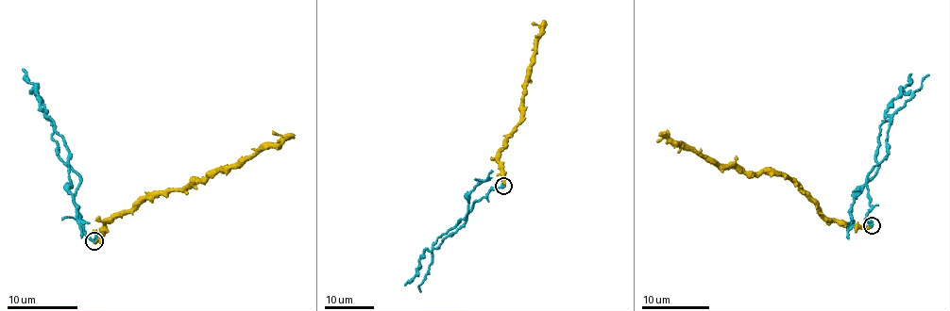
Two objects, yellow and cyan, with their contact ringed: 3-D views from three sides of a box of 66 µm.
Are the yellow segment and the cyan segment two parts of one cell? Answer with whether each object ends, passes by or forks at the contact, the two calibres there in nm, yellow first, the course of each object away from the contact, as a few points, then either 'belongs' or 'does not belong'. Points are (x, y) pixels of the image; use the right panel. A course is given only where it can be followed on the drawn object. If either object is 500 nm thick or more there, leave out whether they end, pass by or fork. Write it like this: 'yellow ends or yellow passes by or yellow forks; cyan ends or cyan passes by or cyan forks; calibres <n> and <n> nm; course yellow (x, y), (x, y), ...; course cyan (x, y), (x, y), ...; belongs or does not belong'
yellow ends; cyan passes by; calibres 420 and 200 nm; course yellow (871, 225), (821, 217), (814, 201), (784, 177), (719, 164), (666, 138), (656, 142); course cyan (871, 224), (867, 219), (871, 204), (868, 172), (888, 154), (890, 118), (885, 110), (907, 84), (910, 73); does not belong

